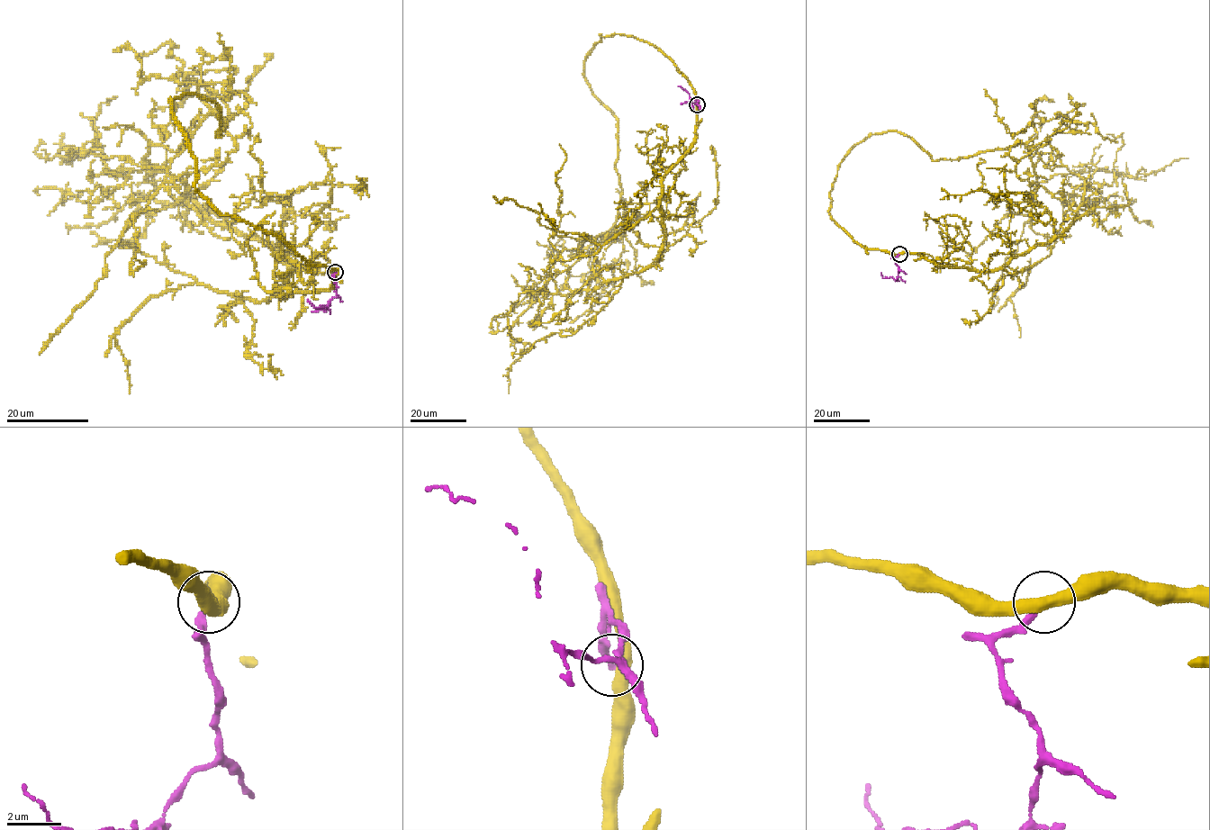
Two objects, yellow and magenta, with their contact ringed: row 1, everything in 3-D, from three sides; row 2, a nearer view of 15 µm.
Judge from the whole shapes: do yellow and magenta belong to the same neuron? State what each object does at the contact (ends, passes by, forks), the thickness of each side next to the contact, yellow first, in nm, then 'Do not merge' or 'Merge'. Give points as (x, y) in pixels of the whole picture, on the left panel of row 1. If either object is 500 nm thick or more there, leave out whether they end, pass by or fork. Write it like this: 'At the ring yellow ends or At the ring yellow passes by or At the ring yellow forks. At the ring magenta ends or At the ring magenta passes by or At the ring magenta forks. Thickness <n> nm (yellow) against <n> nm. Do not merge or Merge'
At the ring yellow passes by. At the ring magenta ends. Thickness 440 nm (yellow) against 220 nm. Do not merge

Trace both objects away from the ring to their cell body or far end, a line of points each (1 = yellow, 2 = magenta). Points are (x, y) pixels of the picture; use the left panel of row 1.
1: (336, 272), (329, 289), (251, 301), (120, 241), (210, 107), (177, 79), (182, 73), (201, 82), (150, 112)
2: (335, 272), (336, 295), (325, 310), (323, 306), (312, 306), (307, 300)

